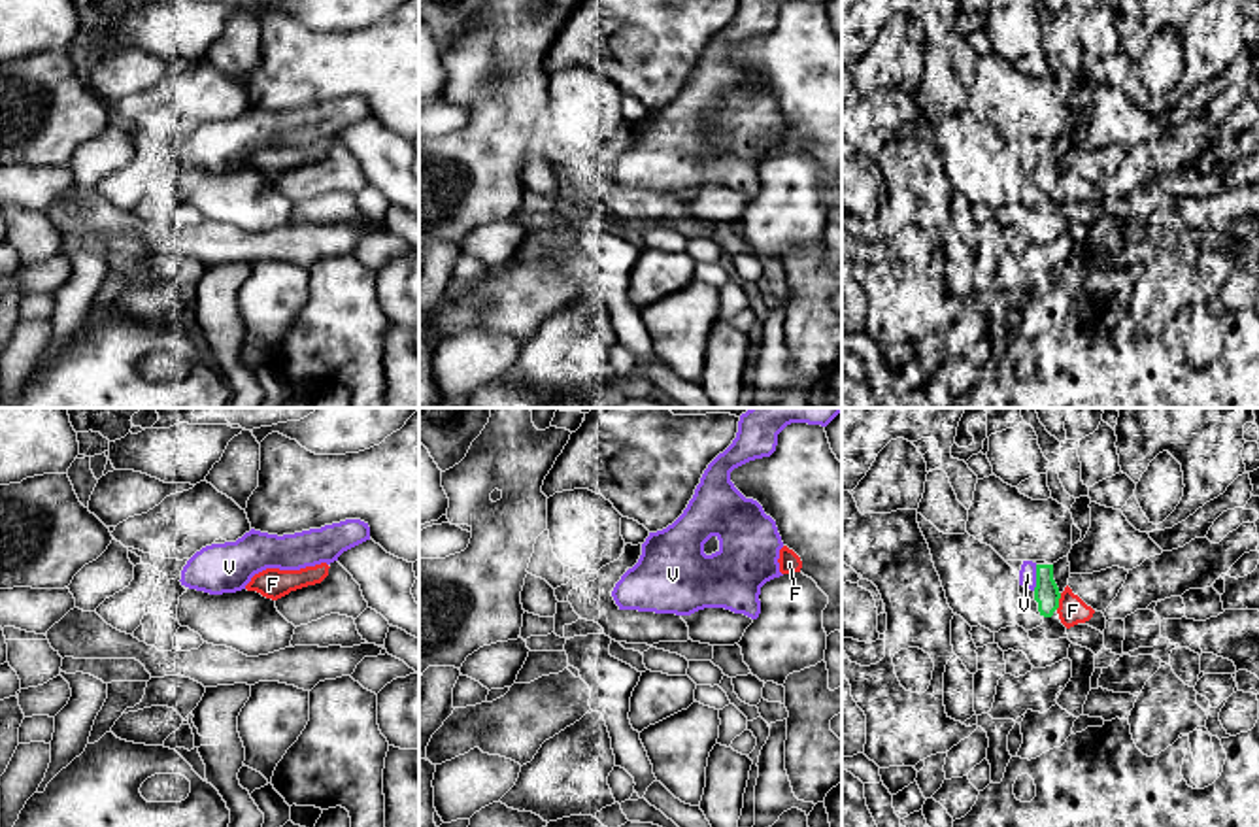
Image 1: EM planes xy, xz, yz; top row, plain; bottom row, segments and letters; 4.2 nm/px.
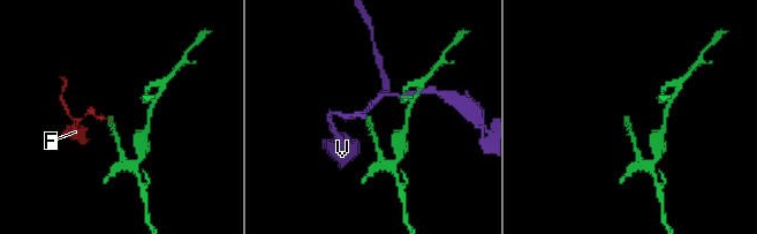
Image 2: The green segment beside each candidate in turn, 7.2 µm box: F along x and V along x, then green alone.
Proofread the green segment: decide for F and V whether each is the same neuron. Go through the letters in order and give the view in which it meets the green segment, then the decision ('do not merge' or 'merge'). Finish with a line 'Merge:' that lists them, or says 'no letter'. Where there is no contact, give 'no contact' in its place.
F: yz | do not merge
V: yz | merge
Merge: V

